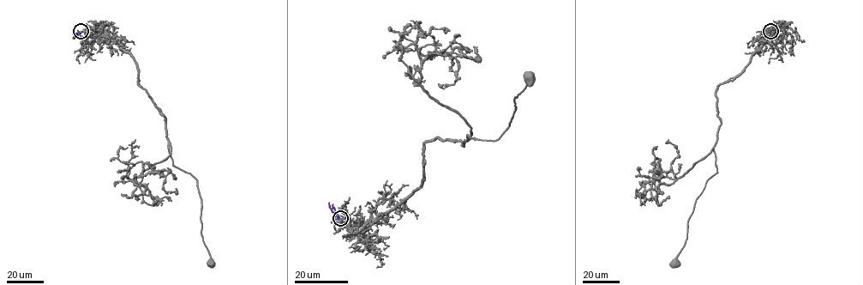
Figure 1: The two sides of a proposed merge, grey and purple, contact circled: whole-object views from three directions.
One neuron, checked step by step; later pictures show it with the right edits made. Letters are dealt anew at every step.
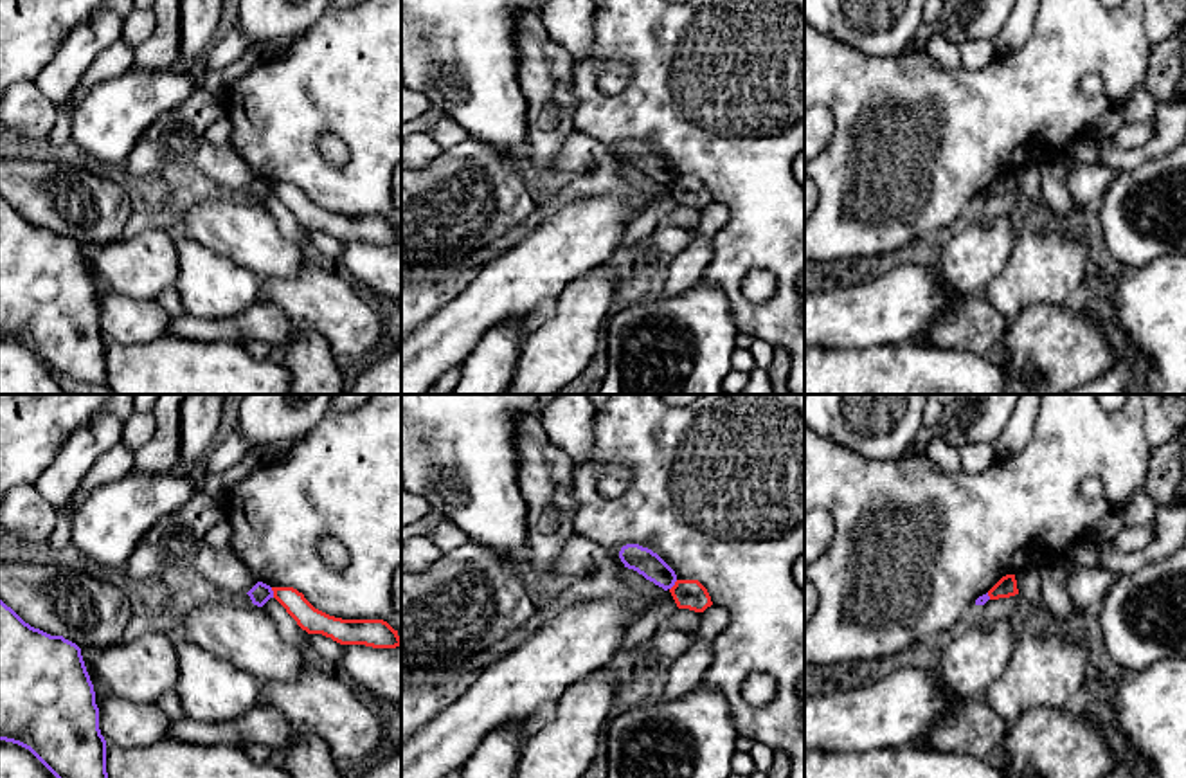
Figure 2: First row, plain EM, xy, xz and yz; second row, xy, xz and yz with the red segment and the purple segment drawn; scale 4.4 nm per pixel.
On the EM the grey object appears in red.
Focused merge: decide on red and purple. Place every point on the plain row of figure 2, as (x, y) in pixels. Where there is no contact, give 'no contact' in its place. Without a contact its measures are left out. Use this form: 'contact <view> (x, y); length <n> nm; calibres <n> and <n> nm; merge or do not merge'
contact xy (274, 189); length 50 nm; calibres 120 and 90 nm; do not merge

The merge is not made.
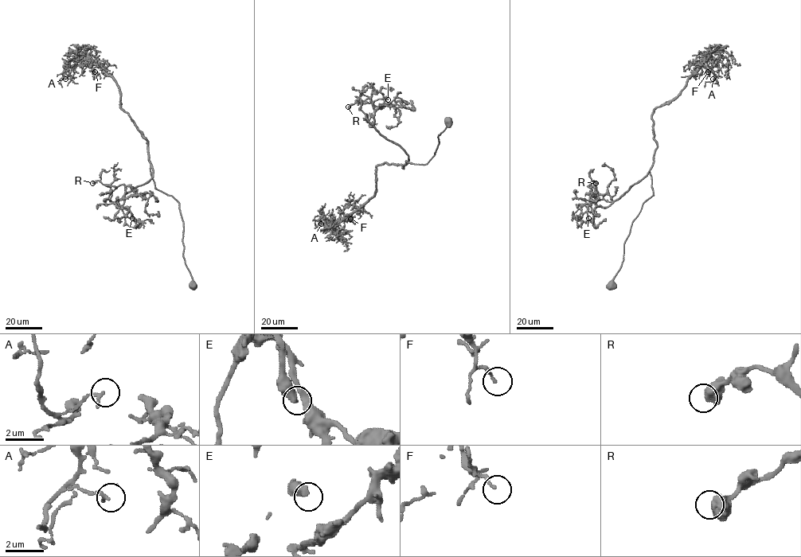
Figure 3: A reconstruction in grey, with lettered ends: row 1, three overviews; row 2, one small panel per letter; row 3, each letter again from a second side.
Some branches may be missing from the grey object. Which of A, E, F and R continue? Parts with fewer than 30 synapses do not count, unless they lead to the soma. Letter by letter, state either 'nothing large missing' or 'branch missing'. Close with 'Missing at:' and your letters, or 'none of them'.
A: nothing large missing
E: branch missing
F: nothing large missing
R: nothing large missing
Missing at: E

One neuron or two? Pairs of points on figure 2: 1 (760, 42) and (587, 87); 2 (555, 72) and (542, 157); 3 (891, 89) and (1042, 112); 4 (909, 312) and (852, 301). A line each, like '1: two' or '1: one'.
1: one
2: one
3: one
4: one

